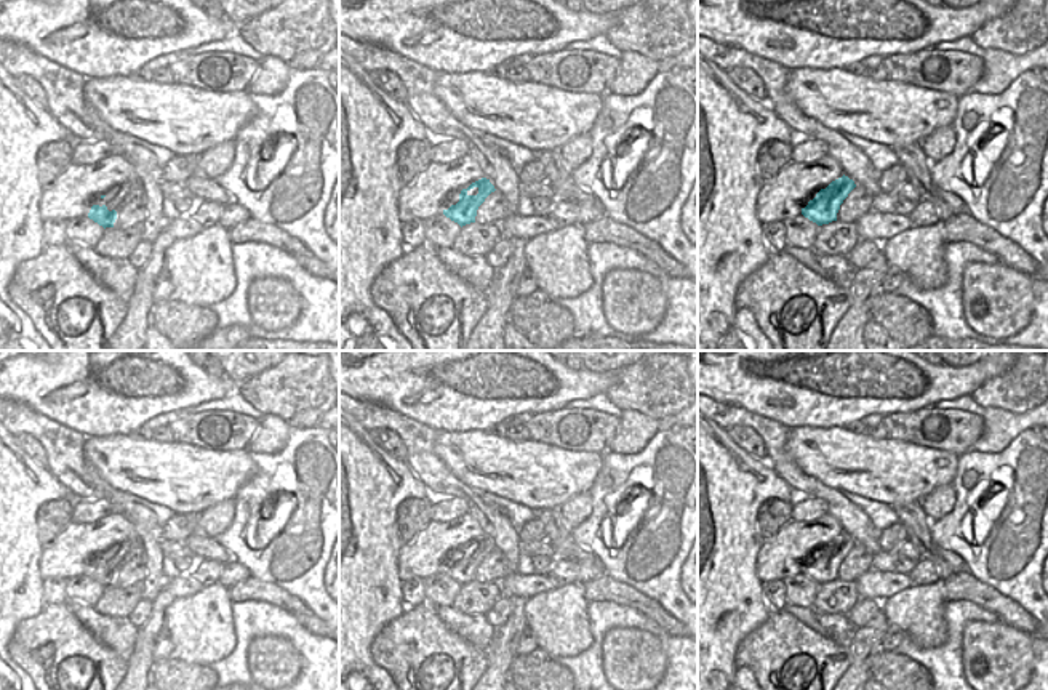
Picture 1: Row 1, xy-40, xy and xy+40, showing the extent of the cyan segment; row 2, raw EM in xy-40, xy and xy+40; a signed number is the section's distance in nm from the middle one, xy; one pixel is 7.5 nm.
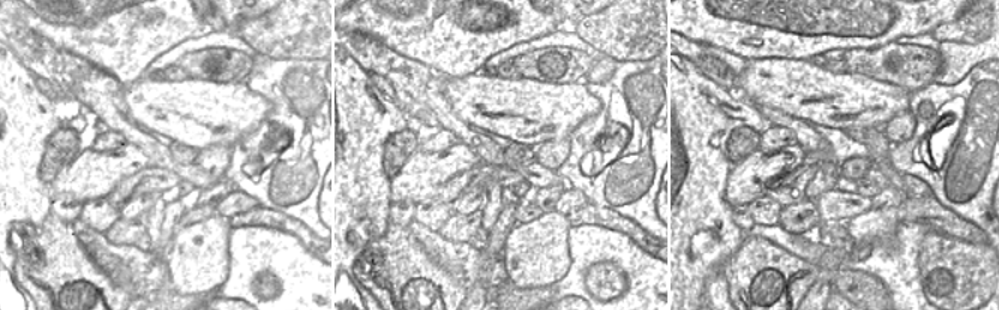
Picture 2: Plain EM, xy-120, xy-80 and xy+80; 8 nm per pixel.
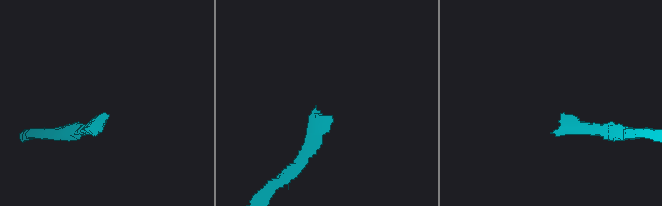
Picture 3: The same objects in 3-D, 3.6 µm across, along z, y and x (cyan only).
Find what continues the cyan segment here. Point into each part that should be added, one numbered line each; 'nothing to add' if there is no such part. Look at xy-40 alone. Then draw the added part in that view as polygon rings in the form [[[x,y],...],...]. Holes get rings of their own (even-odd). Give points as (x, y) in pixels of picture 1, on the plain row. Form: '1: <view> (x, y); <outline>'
1: xy-40 (119, 554); [[[136,538],[125,541],[122,544],[115,544],[112,546],[104,557],[101,557],[99,565],[106,564],[109,570],[115,568],[118,572],[118,568],[128,562],[130,559],[133,559],[134,556],[141,554],[142,549],[138,544]]]

